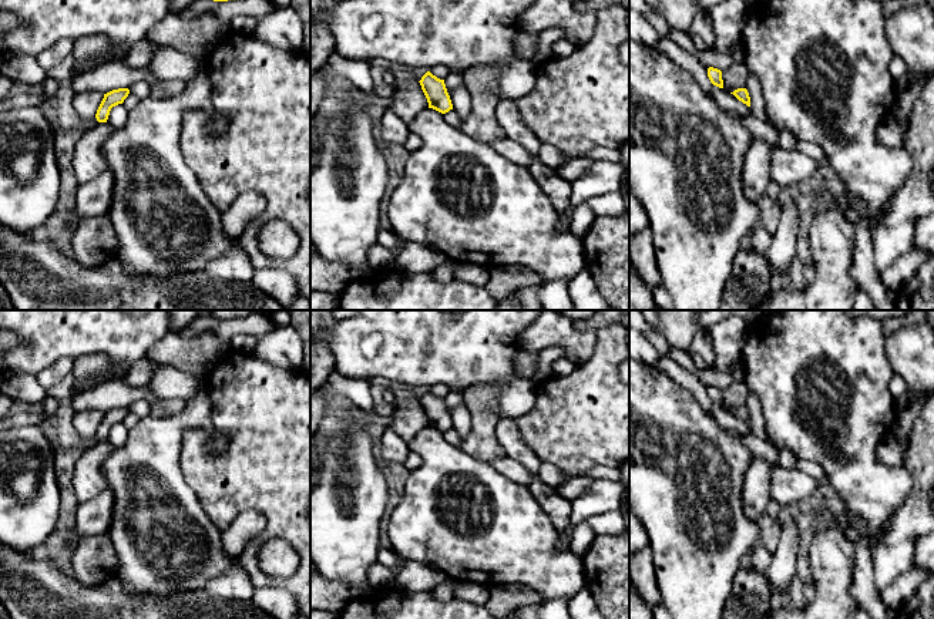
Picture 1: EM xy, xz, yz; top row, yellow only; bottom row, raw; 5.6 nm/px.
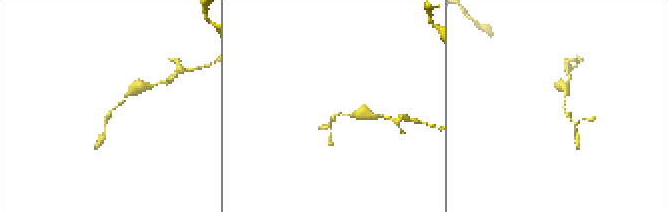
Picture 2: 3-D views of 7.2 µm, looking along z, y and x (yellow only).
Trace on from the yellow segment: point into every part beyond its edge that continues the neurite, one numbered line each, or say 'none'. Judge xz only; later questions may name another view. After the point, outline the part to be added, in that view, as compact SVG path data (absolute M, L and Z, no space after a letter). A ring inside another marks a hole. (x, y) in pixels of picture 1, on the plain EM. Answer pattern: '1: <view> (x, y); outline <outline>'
none

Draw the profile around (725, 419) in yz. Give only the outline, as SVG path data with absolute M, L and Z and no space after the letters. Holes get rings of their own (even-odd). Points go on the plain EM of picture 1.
M713 403L712 416L722 428L732 428L743 435L752 434L750 425L739 420L733 413L726 411L723 407L719 407Z

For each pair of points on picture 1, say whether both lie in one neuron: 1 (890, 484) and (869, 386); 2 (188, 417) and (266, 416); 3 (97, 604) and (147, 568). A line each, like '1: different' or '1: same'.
1: same
2: different
3: different

